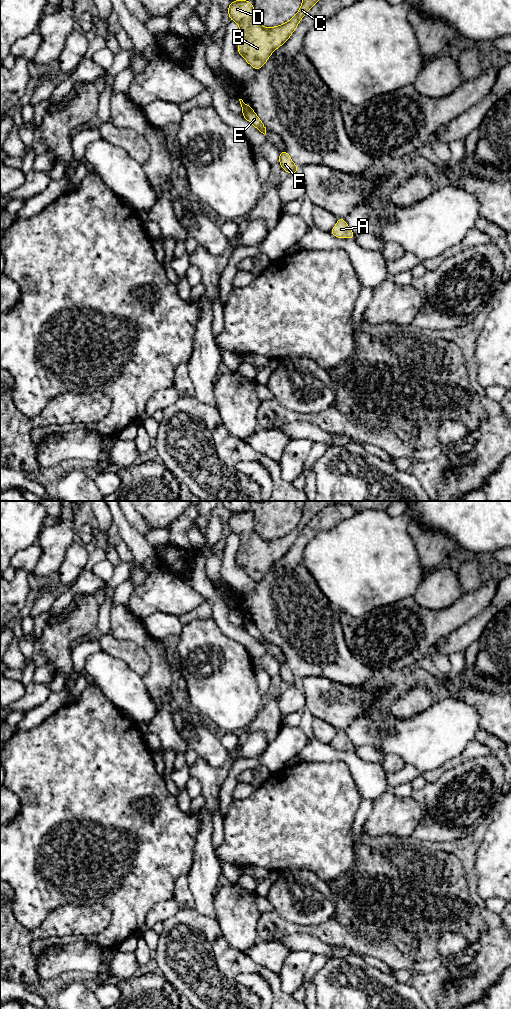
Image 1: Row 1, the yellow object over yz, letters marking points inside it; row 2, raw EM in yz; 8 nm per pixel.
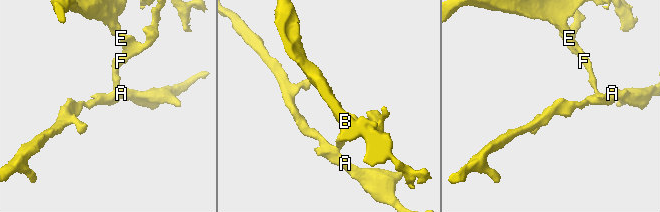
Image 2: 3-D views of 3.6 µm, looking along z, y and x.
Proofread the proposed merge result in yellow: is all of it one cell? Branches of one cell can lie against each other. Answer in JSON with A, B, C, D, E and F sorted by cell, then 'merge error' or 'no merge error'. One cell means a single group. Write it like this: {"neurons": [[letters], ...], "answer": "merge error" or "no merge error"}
{"neurons": [["A", "E", "F"], ["B", "C", "D"]], "answer": "merge error"}

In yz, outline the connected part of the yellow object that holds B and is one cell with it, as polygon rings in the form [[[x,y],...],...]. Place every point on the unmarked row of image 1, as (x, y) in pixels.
[[[307,501],[296,527],[288,534],[272,540],[266,540],[257,533],[254,518],[250,513],[232,513],[228,518],[228,526],[230,532],[240,539],[238,565],[255,582],[260,581],[270,567],[290,550],[301,531],[321,510],[332,504],[347,503],[356,511],[386,511],[392,501]]]

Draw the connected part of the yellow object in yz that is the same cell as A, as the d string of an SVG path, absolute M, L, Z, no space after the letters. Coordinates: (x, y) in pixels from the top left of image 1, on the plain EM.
M342 729L338 730L338 734L329 745L337 750L356 750L356 747L351 743L348 736Z

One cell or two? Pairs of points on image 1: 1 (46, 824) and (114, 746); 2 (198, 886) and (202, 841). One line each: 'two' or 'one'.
1: one
2: one

